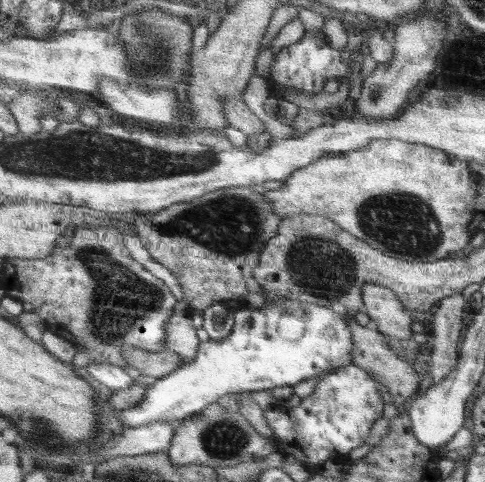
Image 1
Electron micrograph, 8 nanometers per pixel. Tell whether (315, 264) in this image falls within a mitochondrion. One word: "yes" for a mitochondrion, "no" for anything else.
yes

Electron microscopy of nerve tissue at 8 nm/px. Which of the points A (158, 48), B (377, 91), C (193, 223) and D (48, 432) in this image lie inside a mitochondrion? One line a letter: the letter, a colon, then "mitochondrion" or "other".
A: mitochondrion
B: mitochondrion
C: mitochondrion
D: mitochondrion

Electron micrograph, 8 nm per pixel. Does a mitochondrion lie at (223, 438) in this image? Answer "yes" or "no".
yes

